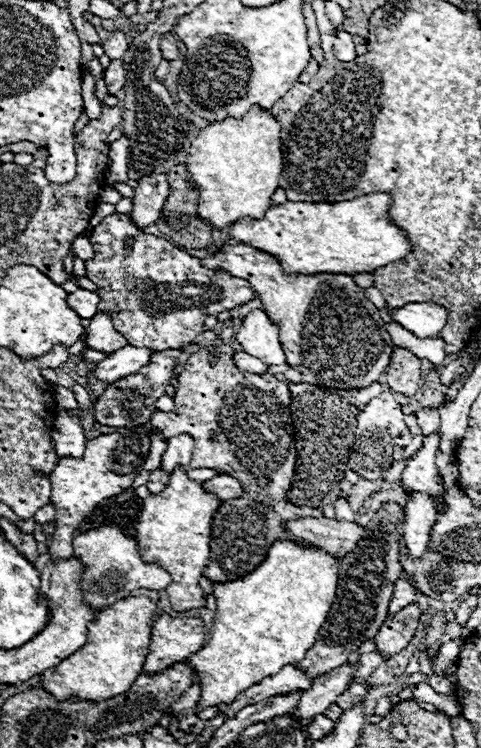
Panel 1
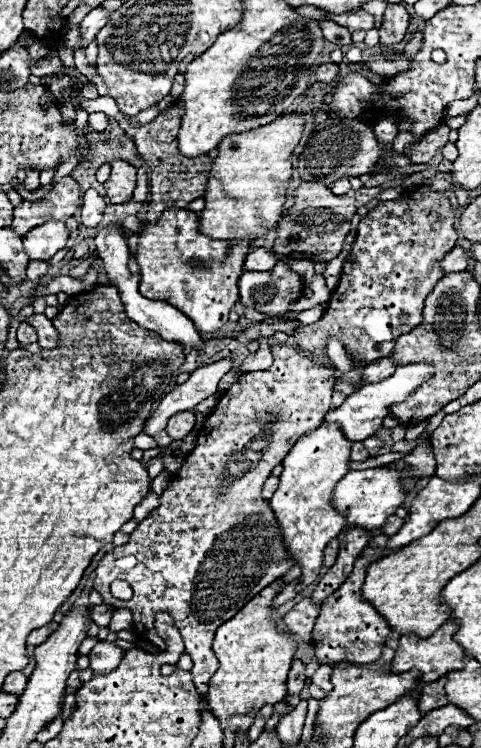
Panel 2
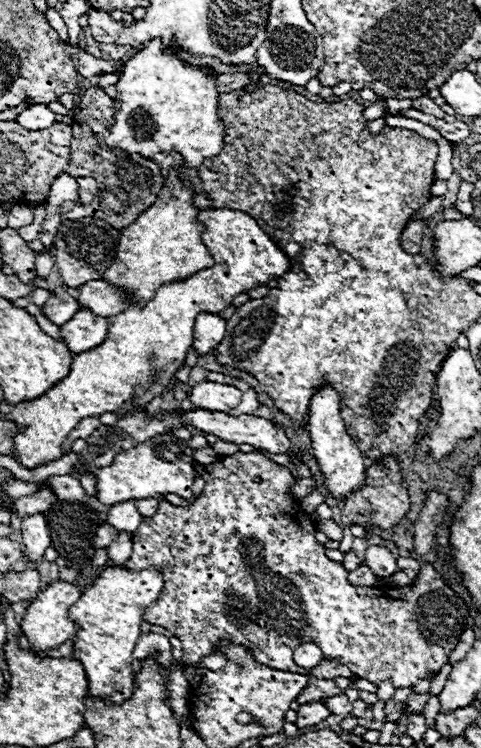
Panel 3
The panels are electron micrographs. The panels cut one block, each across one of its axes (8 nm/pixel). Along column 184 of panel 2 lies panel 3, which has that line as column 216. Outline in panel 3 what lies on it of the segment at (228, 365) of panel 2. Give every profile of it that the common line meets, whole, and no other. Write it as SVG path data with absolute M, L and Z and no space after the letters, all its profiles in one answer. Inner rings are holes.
M202 380L192 388L190 402L204 410L228 412L230 408L242 402L242 390L232 384L218 384L210 380Z

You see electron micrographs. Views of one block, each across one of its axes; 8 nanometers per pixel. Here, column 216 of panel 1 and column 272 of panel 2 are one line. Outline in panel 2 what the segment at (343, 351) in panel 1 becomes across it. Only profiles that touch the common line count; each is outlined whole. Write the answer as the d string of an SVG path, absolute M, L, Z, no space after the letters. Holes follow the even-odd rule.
M256 248L252 250L248 256L246 256L246 262L244 262L244 268L246 270L260 270L260 272L266 272L270 268L274 268L278 262L276 254L272 250L266 250L266 248Z

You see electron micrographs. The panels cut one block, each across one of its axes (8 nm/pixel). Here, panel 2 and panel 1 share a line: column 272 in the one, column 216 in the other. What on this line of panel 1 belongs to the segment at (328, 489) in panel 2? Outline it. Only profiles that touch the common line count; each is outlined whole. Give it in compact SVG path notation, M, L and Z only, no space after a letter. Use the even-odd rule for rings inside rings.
M184 466L170 474L170 482L160 494L144 498L144 508L136 524L136 540L146 562L160 562L170 572L172 584L166 590L176 612L202 608L206 604L200 578L210 560L210 524L220 504L222 500L216 494L206 492L200 480L188 478Z

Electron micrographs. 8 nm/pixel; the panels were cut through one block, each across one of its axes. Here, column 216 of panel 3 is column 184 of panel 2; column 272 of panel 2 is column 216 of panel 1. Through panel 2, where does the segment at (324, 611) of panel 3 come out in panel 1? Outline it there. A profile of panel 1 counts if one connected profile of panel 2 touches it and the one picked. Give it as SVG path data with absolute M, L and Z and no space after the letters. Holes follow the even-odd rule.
M230 344L222 346L204 346L194 352L184 364L184 372L178 376L178 388L174 396L174 412L156 412L150 420L152 428L160 430L164 436L190 434L196 442L190 468L220 468L230 476L238 478L246 490L246 496L238 500L224 502L212 522L212 540L210 540L210 562L204 568L204 576L212 582L228 582L236 580L252 568L256 568L268 554L268 548L276 540L290 540L292 534L284 530L286 520L294 520L300 516L322 516L318 508L296 508L294 504L284 500L286 490L292 484L294 464L296 464L296 448L294 436L288 428L294 428L292 416L288 412L288 404L292 400L288 380L284 374L252 374L242 372L234 364L234 348ZM216 354L218 362L210 364L210 356ZM244 508L244 510L240 510Z

